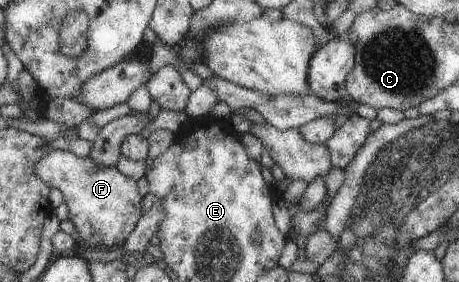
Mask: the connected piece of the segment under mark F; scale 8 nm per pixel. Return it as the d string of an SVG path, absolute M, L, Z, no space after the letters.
M51 150L51 154L37 162L35 174L61 190L63 202L69 208L68 220L75 228L71 236L88 250L124 244L142 217L143 196L139 194L138 181L124 176L116 167L99 166L90 156L79 158L73 152Z

